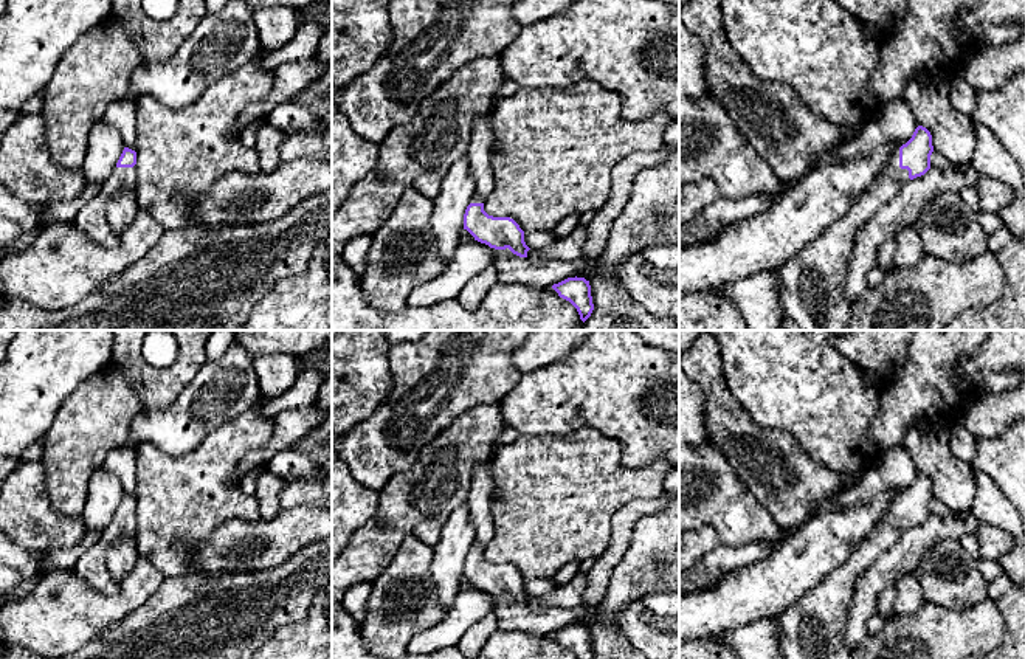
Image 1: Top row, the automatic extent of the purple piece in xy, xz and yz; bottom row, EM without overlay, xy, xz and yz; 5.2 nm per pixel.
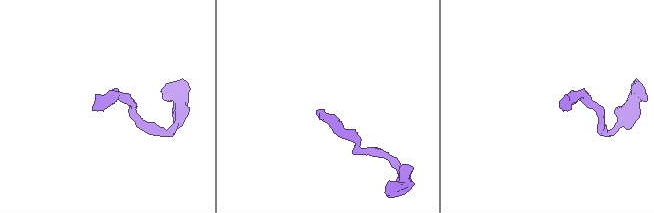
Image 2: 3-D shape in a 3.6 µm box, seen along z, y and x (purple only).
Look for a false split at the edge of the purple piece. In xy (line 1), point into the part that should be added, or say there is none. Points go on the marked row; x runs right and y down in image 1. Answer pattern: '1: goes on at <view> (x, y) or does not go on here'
1: goes on at xy (90, 219)

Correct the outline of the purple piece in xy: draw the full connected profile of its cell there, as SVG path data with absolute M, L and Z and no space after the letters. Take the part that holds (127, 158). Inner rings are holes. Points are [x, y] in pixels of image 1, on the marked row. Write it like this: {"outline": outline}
{"outline": "M129 99L112 102L102 119L121 133L126 147L101 191L79 209L76 223L96 243L115 247L118 234L112 231L105 219L105 203L110 194L133 189L136 181L136 104Z"}

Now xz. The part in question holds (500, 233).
{"outline": "M506 76L495 93L490 112L478 118L473 124L467 158L470 161L471 177L476 183L476 194L465 209L464 229L467 229L475 240L490 248L509 248L513 254L527 257L530 248L524 242L524 231L519 225L510 217L493 217L484 211L484 200L493 191L490 160L493 141L492 112L499 99L513 95L518 88L519 85Z"}

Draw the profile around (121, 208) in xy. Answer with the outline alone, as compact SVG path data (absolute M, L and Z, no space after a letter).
M119 189L109 195L105 219L113 233L121 234L136 217L138 202L133 189Z

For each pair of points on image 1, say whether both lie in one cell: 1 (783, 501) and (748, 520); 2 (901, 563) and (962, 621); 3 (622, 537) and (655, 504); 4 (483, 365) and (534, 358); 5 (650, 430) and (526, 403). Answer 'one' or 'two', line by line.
1: two
2: two
3: one
4: two
5: one

